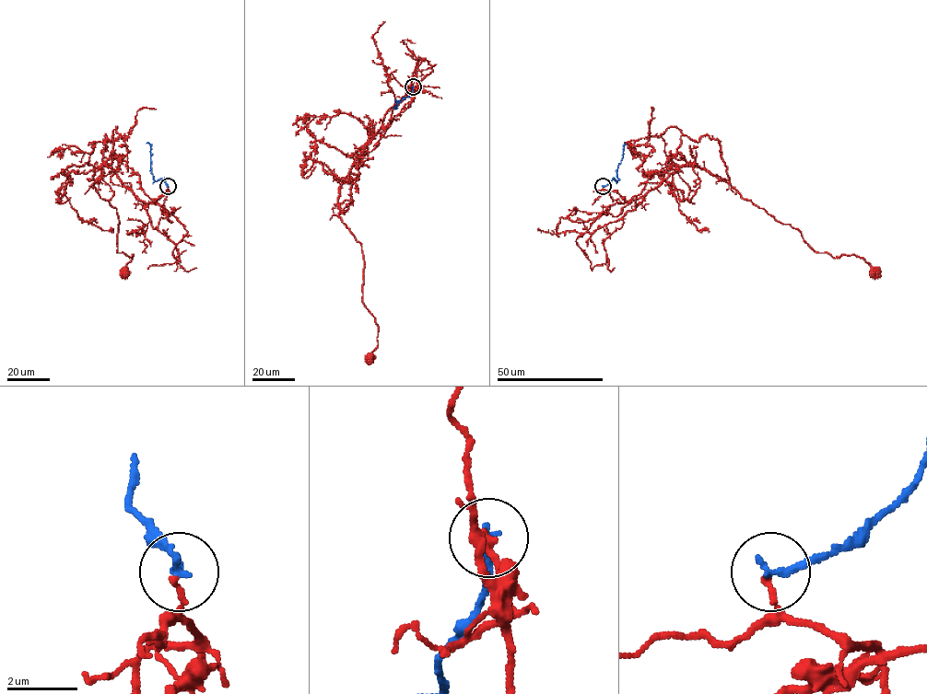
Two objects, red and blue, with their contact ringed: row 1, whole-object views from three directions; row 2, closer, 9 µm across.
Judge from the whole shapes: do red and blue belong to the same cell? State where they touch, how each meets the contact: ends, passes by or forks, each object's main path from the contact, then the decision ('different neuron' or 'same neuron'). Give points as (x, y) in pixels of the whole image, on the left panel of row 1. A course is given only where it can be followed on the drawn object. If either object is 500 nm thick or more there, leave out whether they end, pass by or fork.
place (168, 186); red ends; blue ends; course red (168, 186), (145, 202), (111, 166), (95, 169), (94, 187), (116, 208), (117, 252), (133, 254), (124, 272); course blue (168, 186), (164, 179), (154, 179), (151, 144), (146, 143); different neuron

